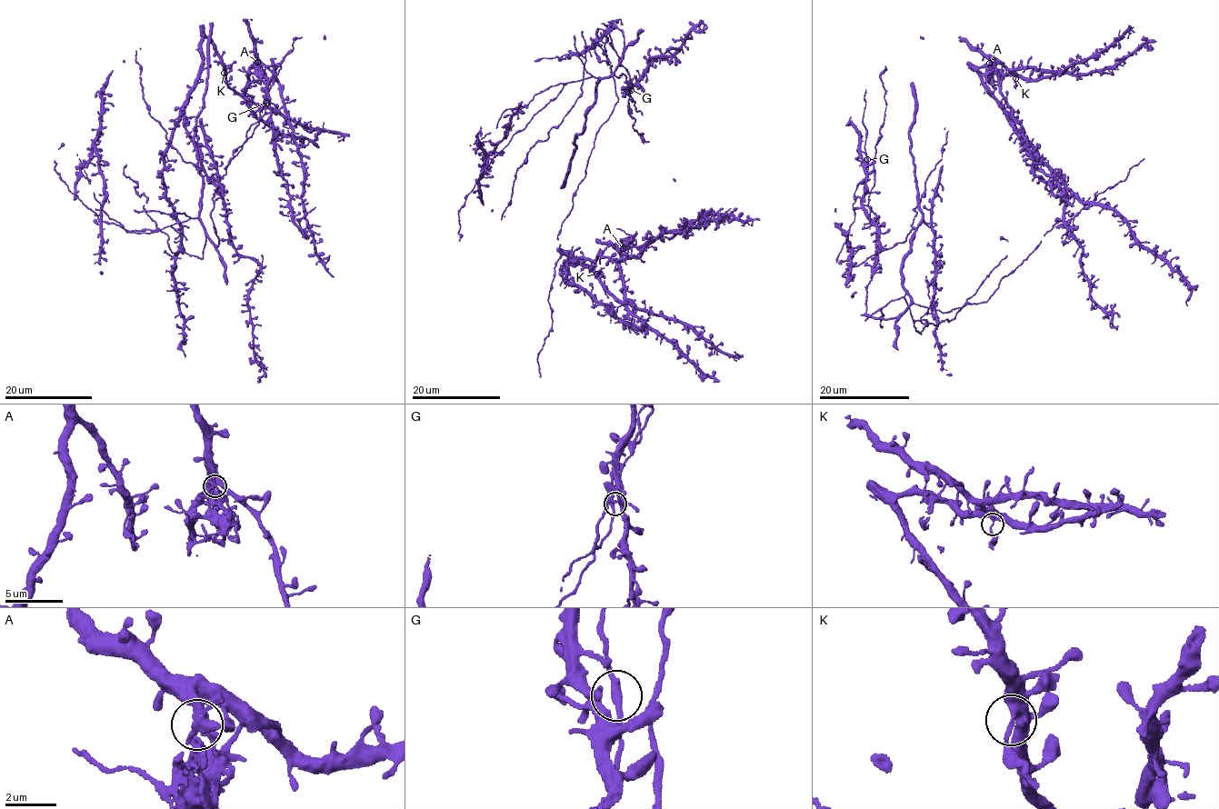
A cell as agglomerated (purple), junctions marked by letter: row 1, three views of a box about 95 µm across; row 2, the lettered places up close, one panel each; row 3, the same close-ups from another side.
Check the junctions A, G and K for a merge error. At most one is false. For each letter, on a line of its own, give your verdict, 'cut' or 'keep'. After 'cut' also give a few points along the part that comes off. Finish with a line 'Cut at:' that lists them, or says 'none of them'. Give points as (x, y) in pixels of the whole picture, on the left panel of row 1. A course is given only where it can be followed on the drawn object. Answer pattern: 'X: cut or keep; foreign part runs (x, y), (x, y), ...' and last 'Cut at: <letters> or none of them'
A: cut; foreign part runs (256, 62), (256, 70), (261, 73), (254, 54)
G: keep
K: keep
Cut at: A

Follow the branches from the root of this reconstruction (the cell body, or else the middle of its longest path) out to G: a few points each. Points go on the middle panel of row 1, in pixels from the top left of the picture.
G: (586, 168), (595, 133), (618, 101), (613, 75), (624, 34), (614, 27), (604, 55), (631, 90)

